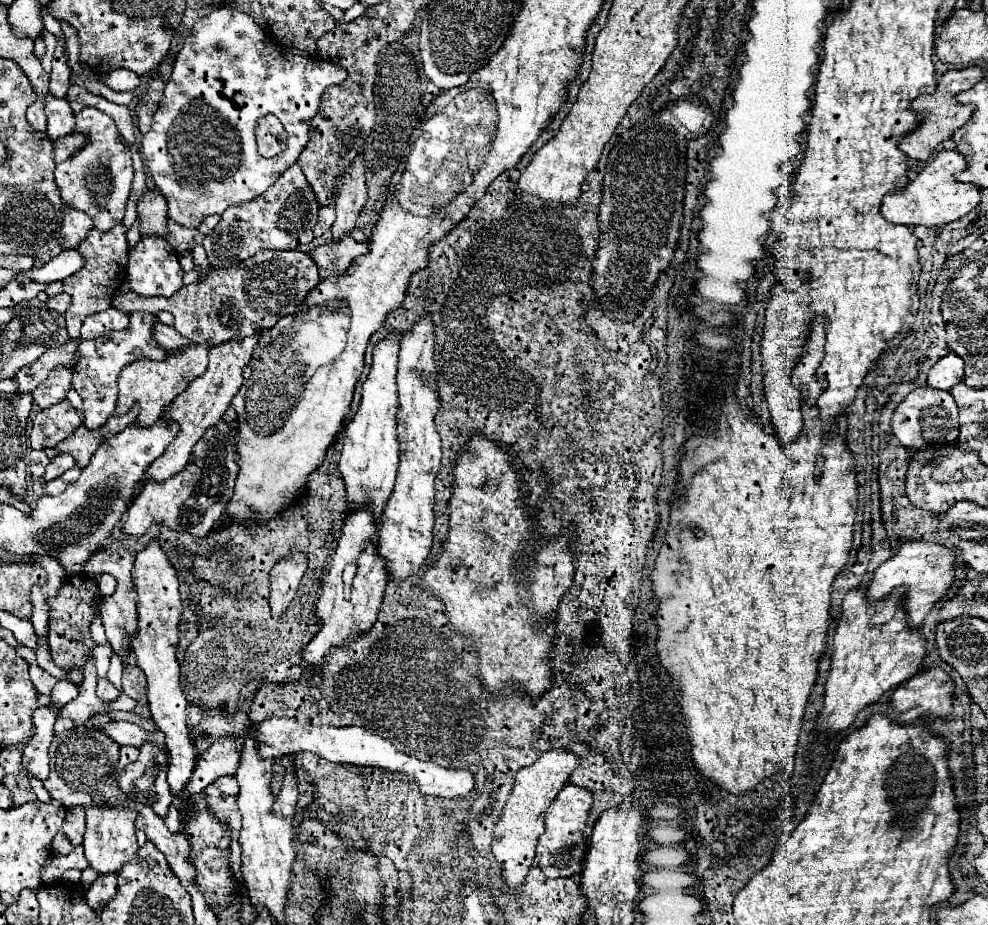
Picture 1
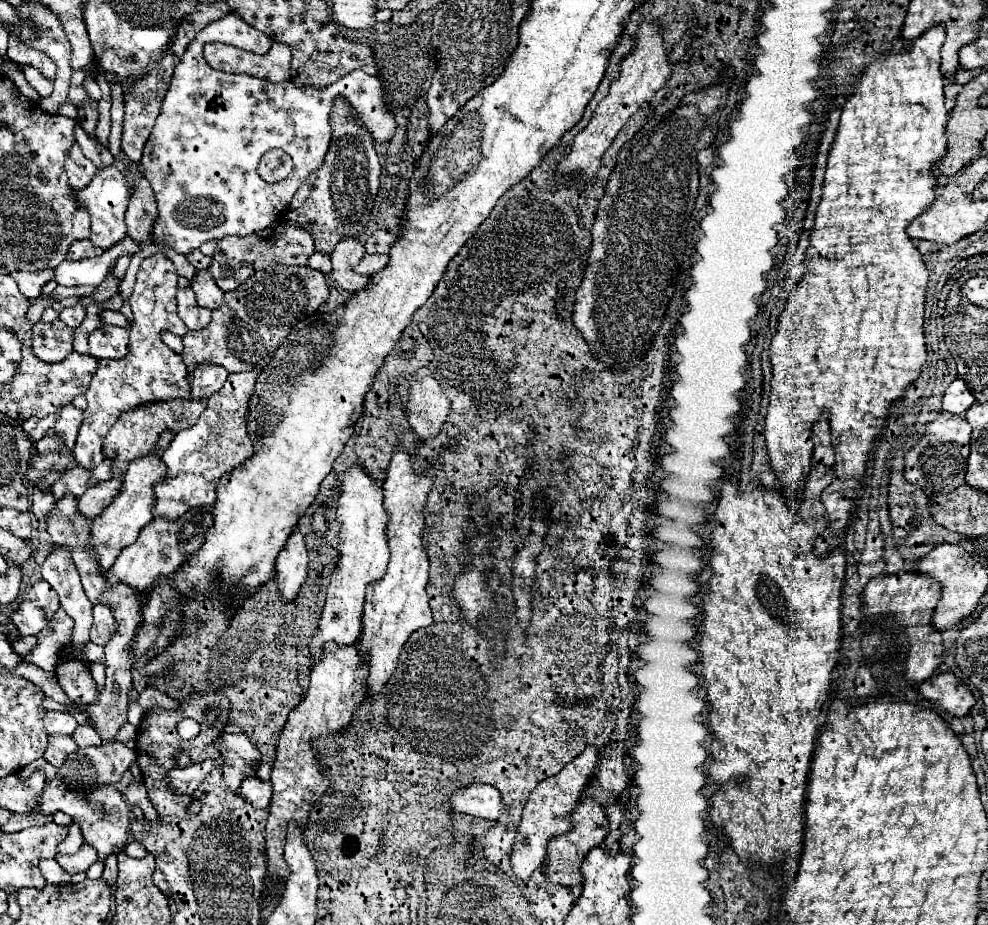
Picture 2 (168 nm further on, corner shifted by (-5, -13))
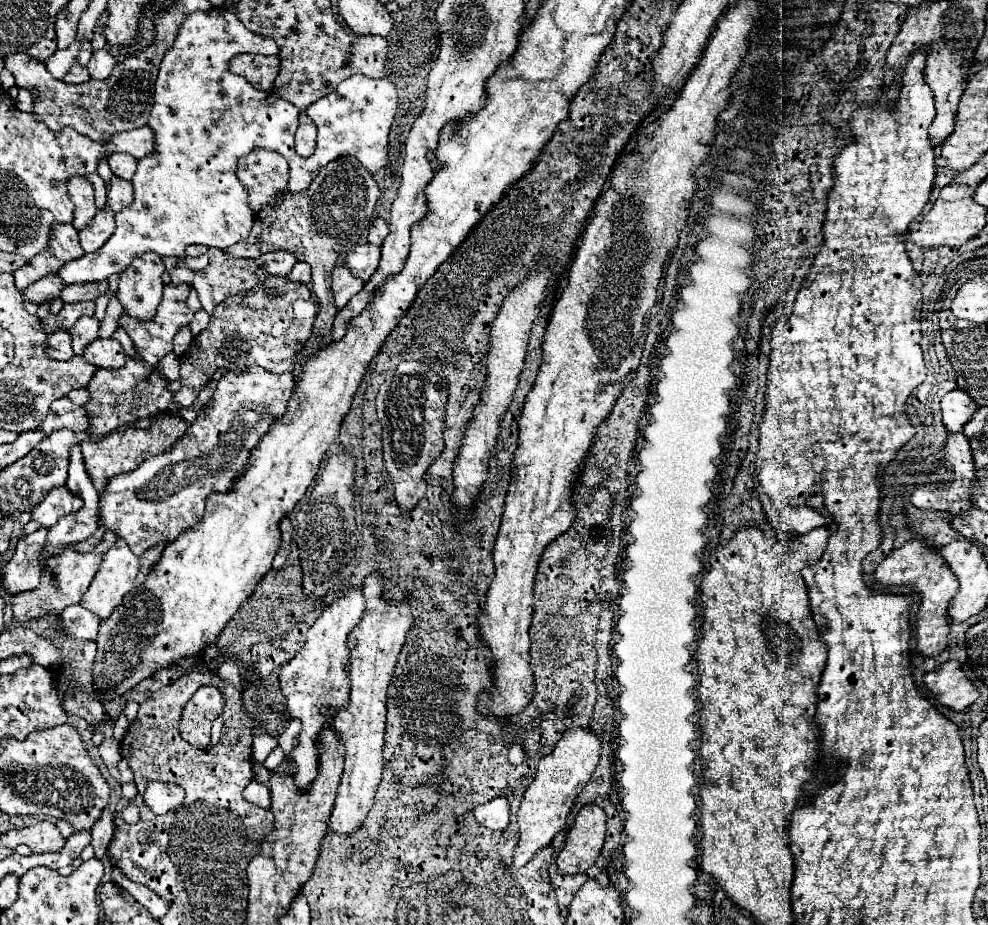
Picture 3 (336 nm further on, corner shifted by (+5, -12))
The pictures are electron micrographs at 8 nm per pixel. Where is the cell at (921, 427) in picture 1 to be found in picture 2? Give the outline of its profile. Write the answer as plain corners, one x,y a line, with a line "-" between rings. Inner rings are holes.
937,412
935,420
925,424
925,432
919,442
905,454
905,478
925,490
927,494
951,492
965,482
967,456
969,456
971,426
963,416
951,416
947,412

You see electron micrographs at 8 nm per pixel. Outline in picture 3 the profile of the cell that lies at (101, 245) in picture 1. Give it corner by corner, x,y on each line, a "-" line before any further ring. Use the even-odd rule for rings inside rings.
63,223
61,227
53,227
53,235
49,237
49,247
37,253
37,257
25,263
25,267
13,271
17,291
23,293
37,279
55,275
65,263
79,259
83,253
85,251
79,245
79,237
73,225

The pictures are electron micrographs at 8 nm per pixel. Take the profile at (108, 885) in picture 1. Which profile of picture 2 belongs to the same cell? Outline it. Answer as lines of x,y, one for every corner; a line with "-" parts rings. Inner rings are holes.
111,854
111,856
105,860
103,880
105,880
109,886
115,884
115,880
117,880
117,854

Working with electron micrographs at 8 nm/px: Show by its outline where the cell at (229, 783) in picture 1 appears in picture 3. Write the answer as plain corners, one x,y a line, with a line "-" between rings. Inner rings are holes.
251,781
251,783
245,787
243,797
245,797
249,803
253,803
253,805
257,805
257,807
261,807
261,809
269,809
269,807
271,807
269,787
263,785
263,783
259,783
259,781

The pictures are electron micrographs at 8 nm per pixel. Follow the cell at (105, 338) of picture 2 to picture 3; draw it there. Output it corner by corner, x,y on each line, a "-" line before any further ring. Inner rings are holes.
95,339
85,347
83,357
99,369
121,369
125,365
125,353
115,339

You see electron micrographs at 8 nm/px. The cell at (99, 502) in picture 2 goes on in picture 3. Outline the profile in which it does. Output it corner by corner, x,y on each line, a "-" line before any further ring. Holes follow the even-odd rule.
261,367
229,371
217,385
215,399
207,413
189,425
173,449
149,457
137,471
117,475
105,487
99,499
101,525
121,537
135,555
143,555
161,541
175,541
183,531
195,527
205,513
205,501
211,493
233,489
233,479
245,473
251,449
269,433
293,395
293,373
269,373

